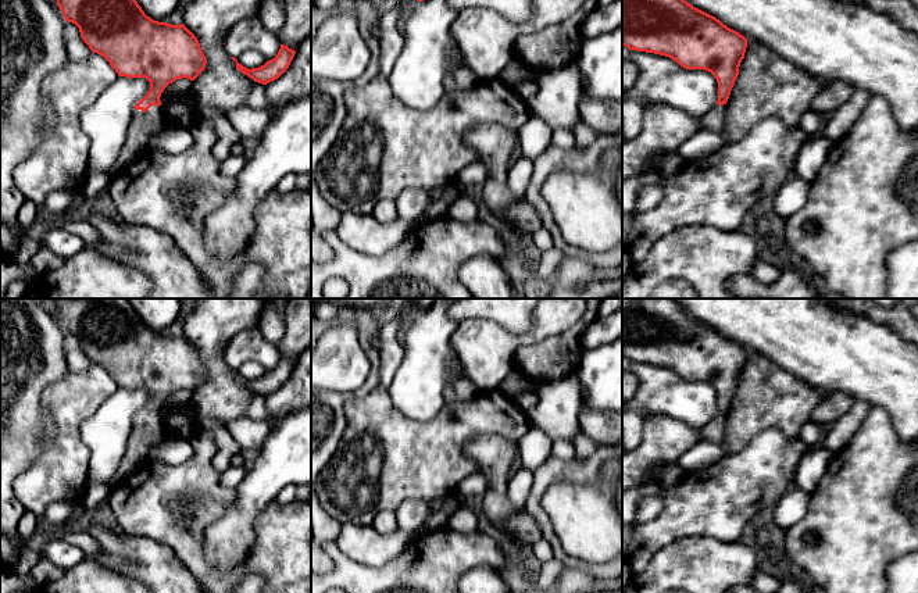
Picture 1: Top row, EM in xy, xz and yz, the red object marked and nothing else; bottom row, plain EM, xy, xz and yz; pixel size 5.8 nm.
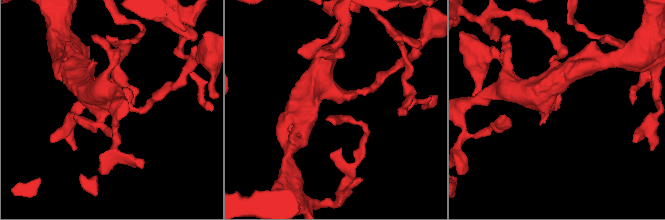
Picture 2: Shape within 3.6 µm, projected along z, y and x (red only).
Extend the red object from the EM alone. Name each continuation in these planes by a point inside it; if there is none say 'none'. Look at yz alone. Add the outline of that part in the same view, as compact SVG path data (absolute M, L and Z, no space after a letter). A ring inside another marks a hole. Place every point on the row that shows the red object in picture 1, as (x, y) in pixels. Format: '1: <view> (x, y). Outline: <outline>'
1: yz (714, 120). Outline: M715 104L701 119L700 119L700 129L712 131L712 132L722 132L724 122L726 114L726 104L718 106Z

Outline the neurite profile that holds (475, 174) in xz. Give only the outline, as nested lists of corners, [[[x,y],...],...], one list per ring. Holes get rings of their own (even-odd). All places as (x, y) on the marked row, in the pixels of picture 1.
[[[475,162],[464,168],[456,182],[458,182],[462,186],[468,185],[483,185],[486,182],[487,172],[482,162]]]

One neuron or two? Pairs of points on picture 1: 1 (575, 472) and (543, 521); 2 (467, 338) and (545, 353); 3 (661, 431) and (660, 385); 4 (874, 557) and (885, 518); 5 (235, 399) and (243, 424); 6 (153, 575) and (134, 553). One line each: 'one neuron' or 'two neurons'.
1: one neuron
2: two neurons
3: two neurons
4: one neuron
5: two neurons
6: one neuron

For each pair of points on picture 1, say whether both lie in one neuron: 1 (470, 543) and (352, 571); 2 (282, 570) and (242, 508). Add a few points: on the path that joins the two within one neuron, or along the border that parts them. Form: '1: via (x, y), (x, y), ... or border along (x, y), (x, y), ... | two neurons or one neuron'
1: via (440, 557), (420, 577), (381, 577) | one neuron
2: border along (274, 500), (256, 517), (254, 543), (245, 557) | two neurons

